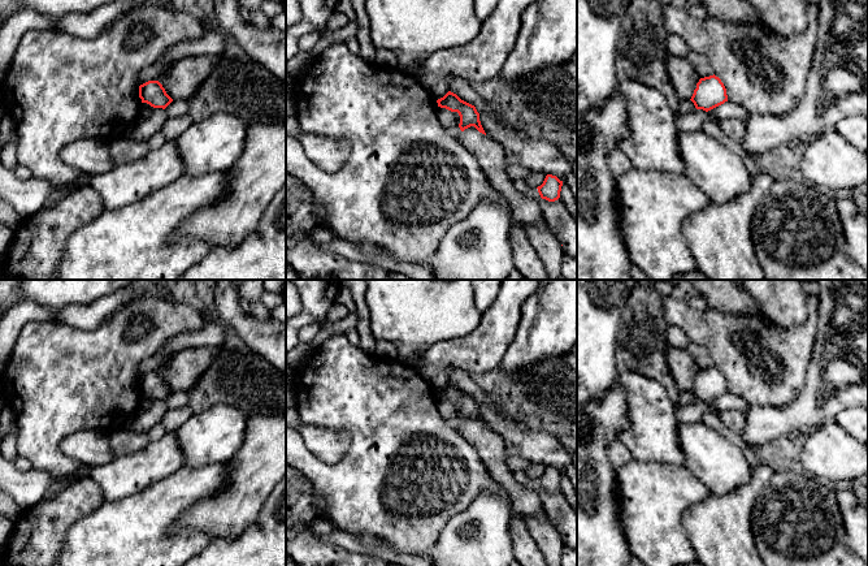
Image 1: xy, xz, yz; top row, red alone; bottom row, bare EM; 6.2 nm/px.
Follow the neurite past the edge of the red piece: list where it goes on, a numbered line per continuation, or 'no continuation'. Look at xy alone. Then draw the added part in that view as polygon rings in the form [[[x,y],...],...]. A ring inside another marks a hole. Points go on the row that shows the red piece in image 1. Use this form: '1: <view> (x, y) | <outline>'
no continuation

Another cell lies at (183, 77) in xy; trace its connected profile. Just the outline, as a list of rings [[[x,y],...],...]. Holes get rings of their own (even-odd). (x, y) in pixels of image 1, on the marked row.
[[[211,55],[188,56],[174,61],[159,82],[173,100],[188,101],[211,75],[220,57]]]

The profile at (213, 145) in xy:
[[[223,112],[192,122],[175,139],[185,174],[230,170],[243,152],[247,128],[239,117]]]

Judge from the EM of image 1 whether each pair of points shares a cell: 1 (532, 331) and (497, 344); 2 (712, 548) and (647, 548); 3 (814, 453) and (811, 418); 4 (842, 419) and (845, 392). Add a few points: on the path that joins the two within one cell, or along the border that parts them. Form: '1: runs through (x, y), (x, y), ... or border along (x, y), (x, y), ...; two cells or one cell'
1: border along (520, 324), (513, 341), (499, 364); two cells
2: border along (682, 519), (682, 527), (695, 552); two cells
3: border along (834, 420), (827, 420), (810, 430); two cells
4: border along (854, 406), (842, 410), (834, 420); two cells

